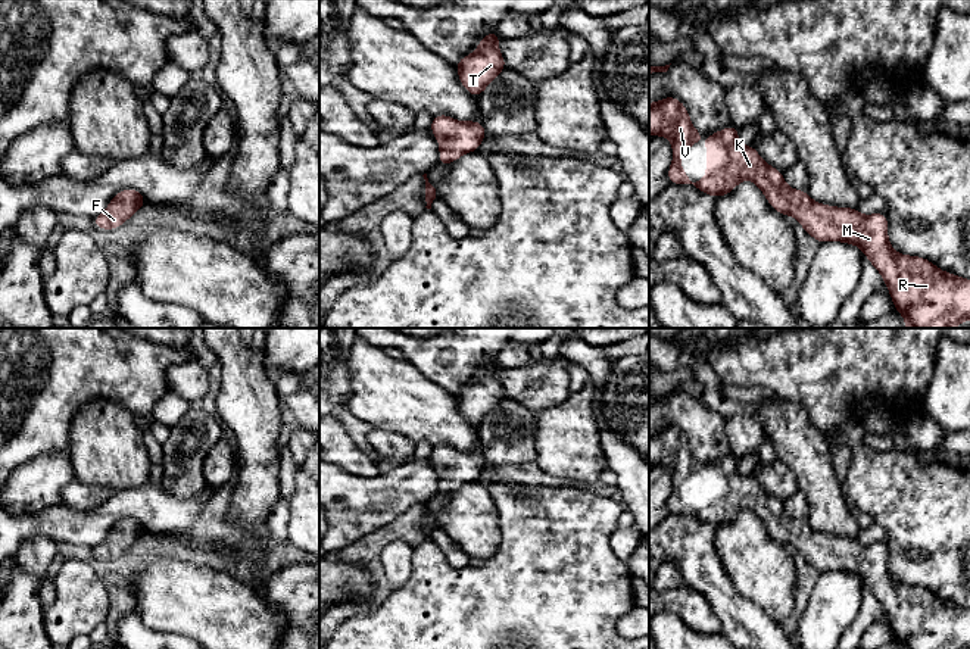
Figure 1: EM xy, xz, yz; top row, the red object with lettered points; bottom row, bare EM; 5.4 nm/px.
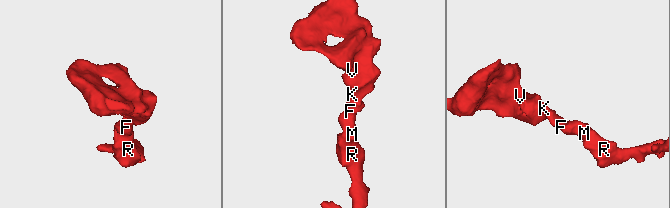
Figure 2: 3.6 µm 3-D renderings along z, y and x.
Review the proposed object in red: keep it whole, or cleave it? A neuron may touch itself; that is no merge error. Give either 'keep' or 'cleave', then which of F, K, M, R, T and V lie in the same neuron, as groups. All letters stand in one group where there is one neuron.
keep; groups F K M R T V

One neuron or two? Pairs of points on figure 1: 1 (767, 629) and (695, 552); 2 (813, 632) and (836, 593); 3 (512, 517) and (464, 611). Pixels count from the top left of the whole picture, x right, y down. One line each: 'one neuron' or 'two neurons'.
1: one neuron
2: one neuron
3: one neuron

